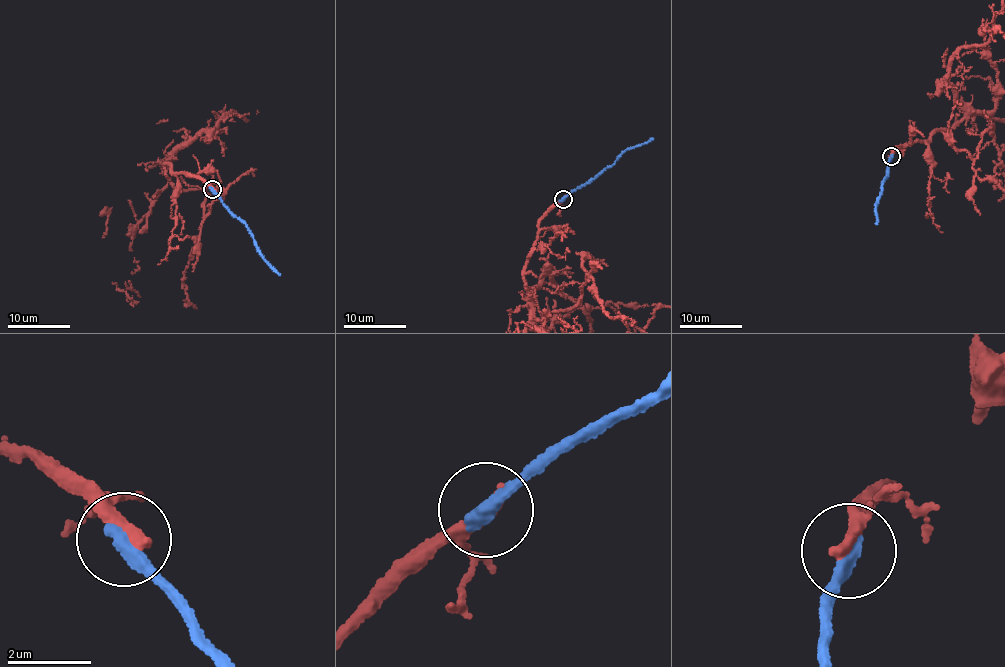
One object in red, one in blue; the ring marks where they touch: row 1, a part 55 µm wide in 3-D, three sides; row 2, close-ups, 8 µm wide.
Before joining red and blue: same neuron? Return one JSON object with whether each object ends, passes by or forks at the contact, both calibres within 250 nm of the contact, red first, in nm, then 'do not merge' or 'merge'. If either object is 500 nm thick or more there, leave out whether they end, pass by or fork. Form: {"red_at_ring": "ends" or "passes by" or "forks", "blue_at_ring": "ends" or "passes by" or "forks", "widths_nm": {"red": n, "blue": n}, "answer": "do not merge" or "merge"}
{"red_at_ring": "passes by", "blue_at_ring": "ends", "widths_nm": {"red": 280, "blue": 400}, "answer": "do not merge"}

